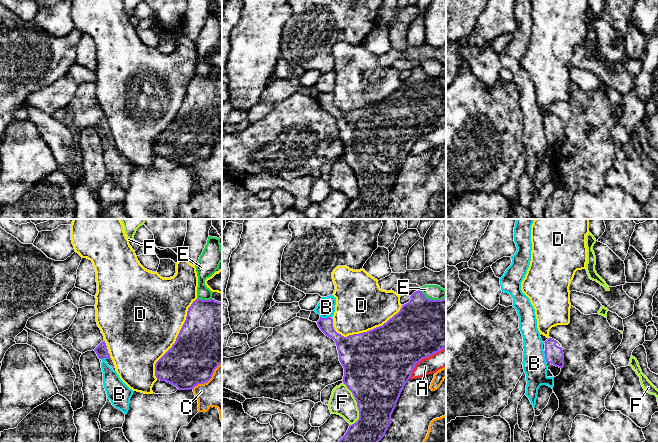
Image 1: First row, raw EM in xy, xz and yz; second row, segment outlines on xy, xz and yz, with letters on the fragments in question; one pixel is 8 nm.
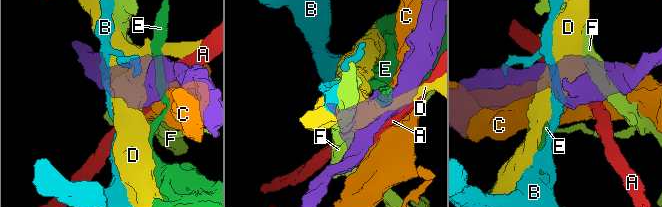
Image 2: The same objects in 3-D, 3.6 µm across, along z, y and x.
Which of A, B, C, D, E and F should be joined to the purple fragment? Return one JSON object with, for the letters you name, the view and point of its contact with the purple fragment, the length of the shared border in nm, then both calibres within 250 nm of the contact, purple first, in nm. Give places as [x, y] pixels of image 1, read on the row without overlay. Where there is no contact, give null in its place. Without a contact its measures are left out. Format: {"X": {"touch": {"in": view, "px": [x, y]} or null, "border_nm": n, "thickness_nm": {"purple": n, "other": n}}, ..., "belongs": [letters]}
{"belongs": []}

